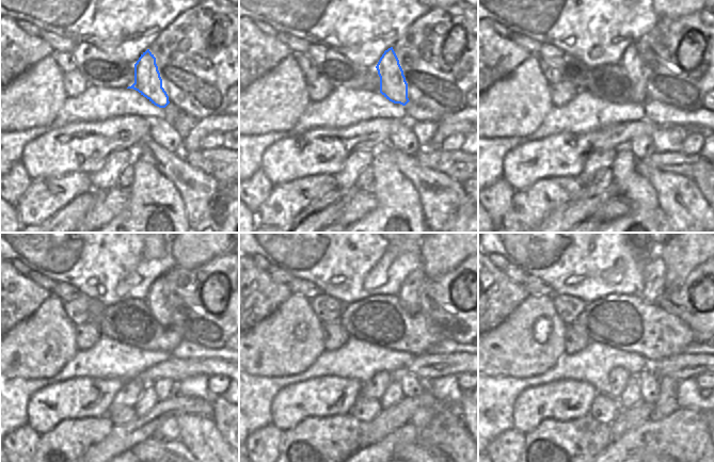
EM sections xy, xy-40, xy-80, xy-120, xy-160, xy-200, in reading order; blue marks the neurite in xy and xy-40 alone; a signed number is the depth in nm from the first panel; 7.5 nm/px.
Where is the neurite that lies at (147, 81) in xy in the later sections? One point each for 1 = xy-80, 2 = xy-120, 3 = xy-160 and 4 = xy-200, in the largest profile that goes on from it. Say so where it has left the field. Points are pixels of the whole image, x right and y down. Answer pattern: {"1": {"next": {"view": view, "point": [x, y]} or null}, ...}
{"1": {"next": {"view": "xy-80", "point": [631, 61]}}, "2": {"next": {"view": "xy-120", "point": [156, 301]}}, "3": {"next": {"view": "xy-160", "point": [408, 295]}}, "4": {"next": {"view": "xy-200", "point": [653, 286]}}}

